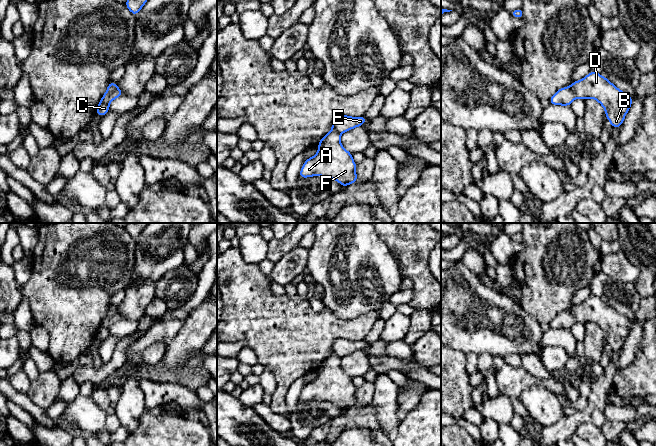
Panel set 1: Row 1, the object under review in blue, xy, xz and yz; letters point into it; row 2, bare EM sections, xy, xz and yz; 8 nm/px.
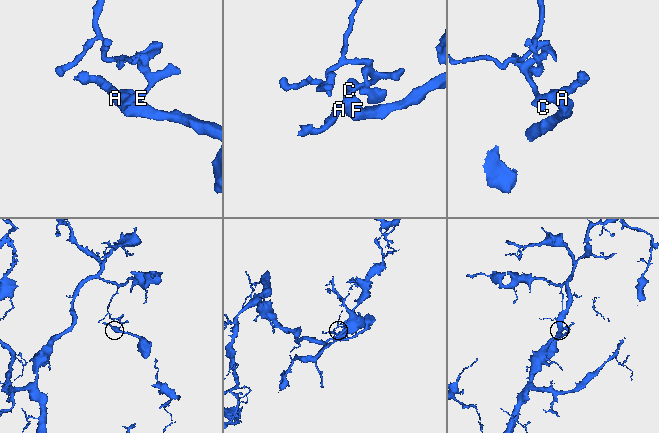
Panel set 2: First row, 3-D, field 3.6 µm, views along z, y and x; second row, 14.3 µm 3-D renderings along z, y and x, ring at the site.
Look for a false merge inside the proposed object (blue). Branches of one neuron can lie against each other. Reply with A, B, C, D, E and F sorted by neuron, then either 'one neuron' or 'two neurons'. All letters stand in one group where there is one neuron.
A B D F / C E; two neurons

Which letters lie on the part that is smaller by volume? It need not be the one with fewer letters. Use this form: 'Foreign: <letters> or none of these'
Foreign: A, B, D, F

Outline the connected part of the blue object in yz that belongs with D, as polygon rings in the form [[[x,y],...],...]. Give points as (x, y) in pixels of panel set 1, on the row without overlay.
[[[594,295],[579,305],[573,305],[572,312],[577,322],[593,322],[598,325],[604,331],[606,341],[614,352],[622,349],[633,326],[632,321]]]

